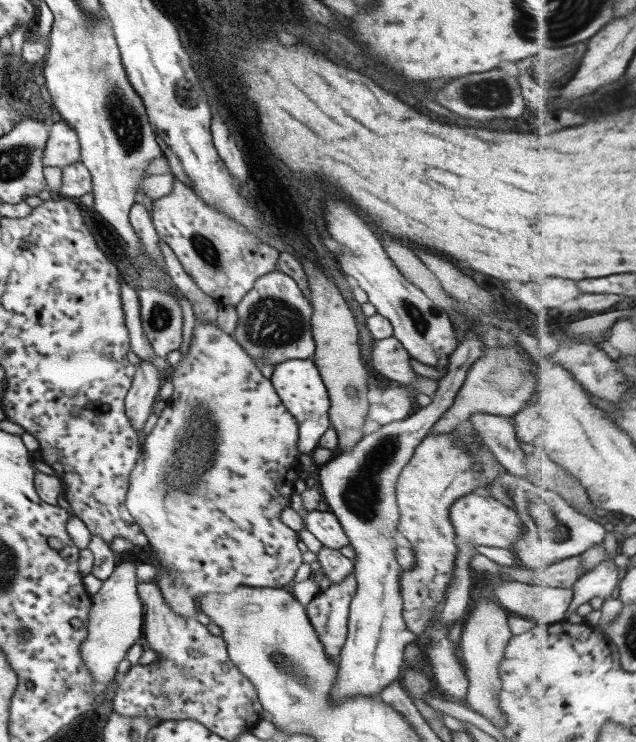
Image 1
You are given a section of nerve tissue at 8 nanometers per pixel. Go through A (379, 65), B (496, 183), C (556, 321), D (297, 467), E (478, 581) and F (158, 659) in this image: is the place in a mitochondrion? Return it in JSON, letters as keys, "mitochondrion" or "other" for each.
{"A":"other","B":"other","C":"other","D":"other","E":"other","F":"other"}

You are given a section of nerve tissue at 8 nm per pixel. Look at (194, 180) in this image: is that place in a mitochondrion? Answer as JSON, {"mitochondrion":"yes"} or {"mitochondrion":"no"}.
{"mitochondrion":"no"}

